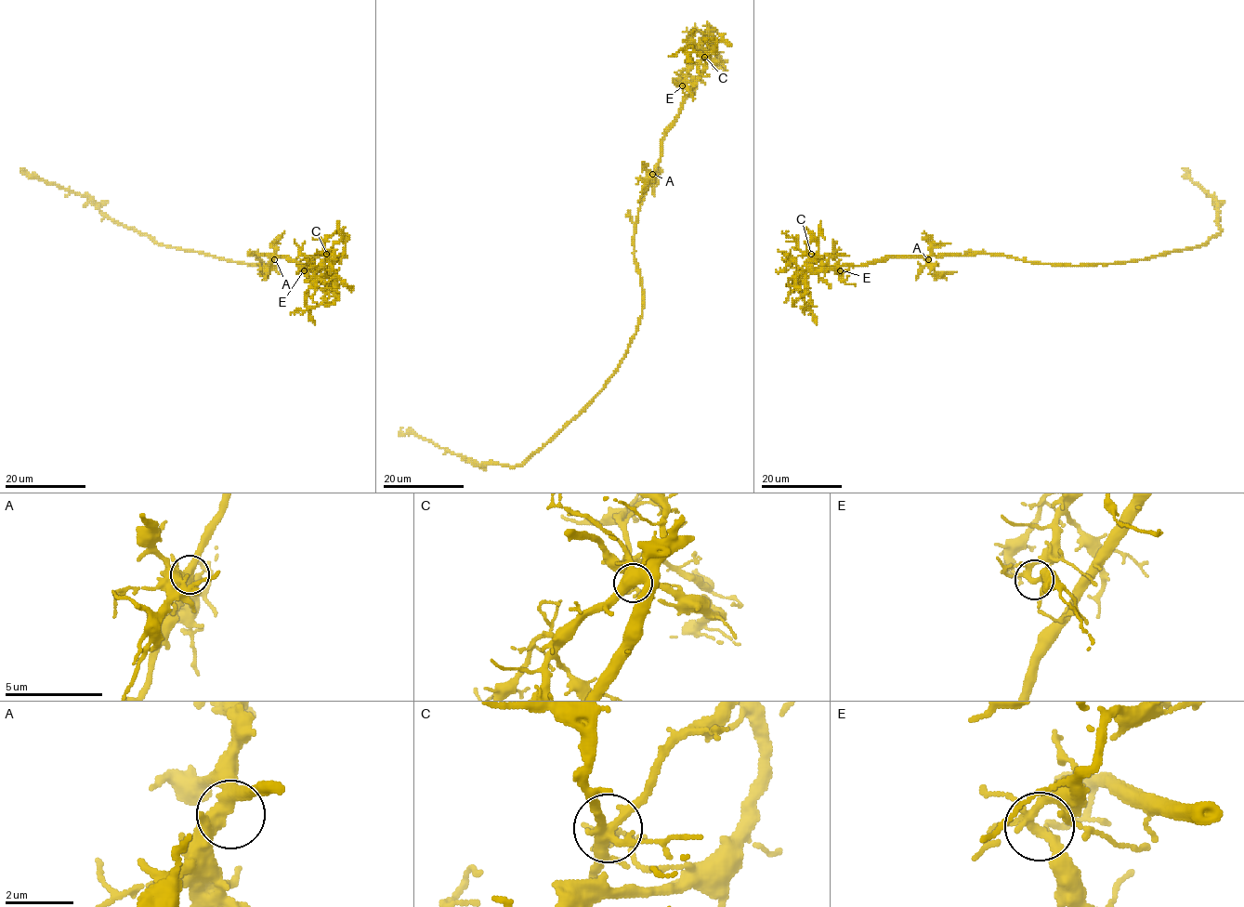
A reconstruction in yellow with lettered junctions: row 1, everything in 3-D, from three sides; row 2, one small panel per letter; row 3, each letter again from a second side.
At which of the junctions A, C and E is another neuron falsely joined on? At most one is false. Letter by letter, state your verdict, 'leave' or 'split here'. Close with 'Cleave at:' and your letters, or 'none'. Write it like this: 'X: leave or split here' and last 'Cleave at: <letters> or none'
A: leave
C: split here
E: leave
Cleave at: C

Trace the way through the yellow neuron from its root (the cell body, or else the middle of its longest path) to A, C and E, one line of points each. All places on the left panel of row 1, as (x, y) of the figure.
A: (263, 265), (256, 257), (257, 253), (272, 255), (274, 259)
C: (263, 265), (256, 257), (257, 253), (284, 256), (302, 265), (313, 265), (329, 271), (324, 263), (326, 254)
E: (263, 265), (256, 257), (257, 253), (284, 256), (310, 267), (304, 270)

